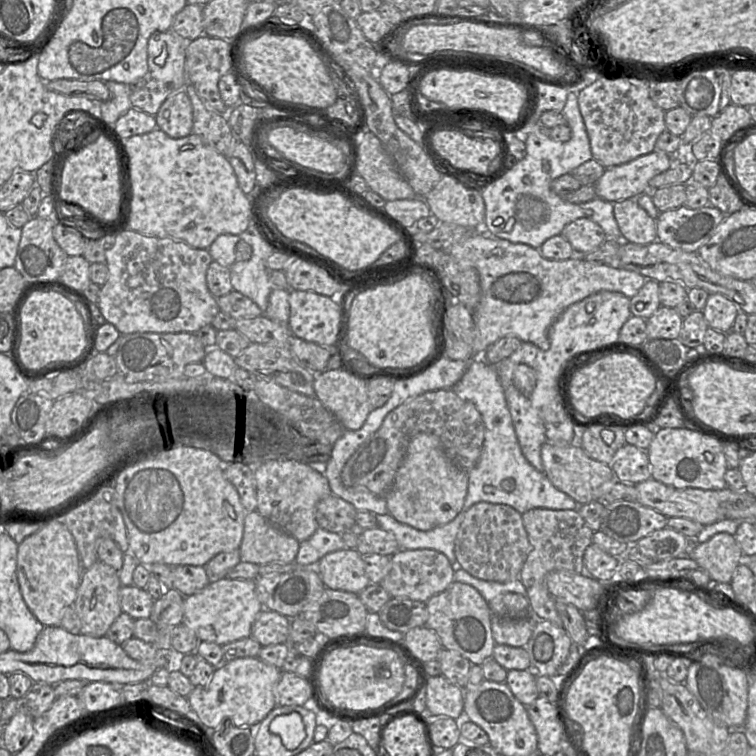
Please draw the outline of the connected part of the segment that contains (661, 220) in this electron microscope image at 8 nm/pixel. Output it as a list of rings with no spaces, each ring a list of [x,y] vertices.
[[[684,205],[660,212],[656,219],[657,240],[684,252],[697,252],[725,219],[712,205],[691,209]]]

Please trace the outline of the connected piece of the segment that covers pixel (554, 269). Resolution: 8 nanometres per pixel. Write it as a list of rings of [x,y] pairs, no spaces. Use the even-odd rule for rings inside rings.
[[[492,235],[459,241],[447,251],[464,263],[472,263],[479,272],[480,301],[474,311],[475,358],[480,358],[491,345],[506,336],[515,336],[522,342],[548,350],[548,330],[569,306],[601,291],[619,292],[631,299],[646,282],[639,273],[591,262],[581,256],[549,260],[539,249]]]

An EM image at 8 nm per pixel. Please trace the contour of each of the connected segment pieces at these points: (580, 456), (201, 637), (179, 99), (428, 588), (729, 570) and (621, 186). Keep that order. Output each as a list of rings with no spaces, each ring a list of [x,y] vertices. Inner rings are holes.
[[[547,441],[541,447],[541,459],[544,473],[552,484],[578,505],[601,501],[601,485],[614,479],[611,465],[590,458],[582,447],[558,446]]]
[[[214,577],[200,592],[184,598],[183,625],[192,630],[199,642],[220,646],[251,637],[251,630],[263,606],[254,580]]]
[[[178,90],[171,94],[155,115],[157,127],[171,138],[183,138],[192,133],[193,110],[188,94]]]
[[[399,549],[391,556],[391,569],[380,582],[390,597],[409,598],[426,603],[453,582],[454,569],[448,558],[433,549]]]
[[[717,533],[703,543],[692,543],[687,553],[707,572],[711,580],[730,583],[737,566],[743,562],[743,552],[734,535]]]
[[[655,149],[627,163],[605,168],[603,175],[594,183],[596,197],[612,203],[637,199],[648,191],[650,179],[672,165],[671,155]]]

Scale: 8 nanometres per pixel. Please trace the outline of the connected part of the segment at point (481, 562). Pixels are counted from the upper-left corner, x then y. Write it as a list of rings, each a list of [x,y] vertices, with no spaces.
[[[478,502],[471,506],[455,539],[459,566],[476,578],[499,583],[518,578],[530,550],[522,514],[505,504]]]

